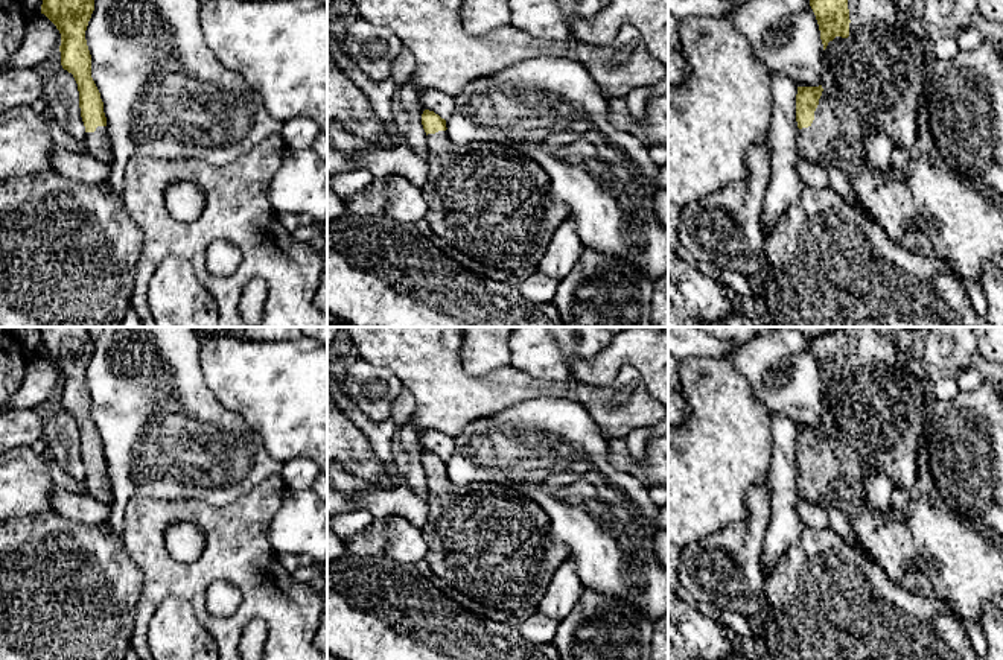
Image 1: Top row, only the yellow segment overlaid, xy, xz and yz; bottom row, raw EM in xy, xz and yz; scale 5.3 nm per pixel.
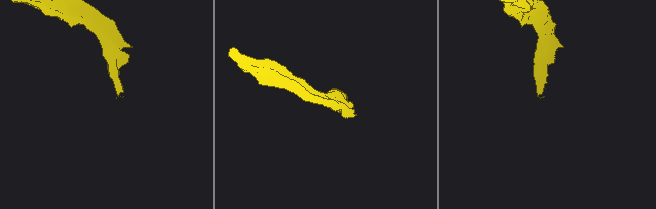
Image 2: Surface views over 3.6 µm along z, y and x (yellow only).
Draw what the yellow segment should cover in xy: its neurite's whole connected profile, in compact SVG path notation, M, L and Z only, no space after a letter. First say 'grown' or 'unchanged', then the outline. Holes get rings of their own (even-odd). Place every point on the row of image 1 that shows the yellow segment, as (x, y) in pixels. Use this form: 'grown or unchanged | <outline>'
grown | M43 0L41 5L41 14L61 33L61 65L73 75L78 84L88 154L100 163L111 166L114 154L107 134L103 102L91 78L91 55L85 40L85 30L93 11L94 0Z

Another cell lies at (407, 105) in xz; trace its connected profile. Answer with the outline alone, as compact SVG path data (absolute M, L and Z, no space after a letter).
M412 76L397 82L391 102L393 122L390 129L399 141L425 155L426 132L422 125L422 114L425 111L422 90Z

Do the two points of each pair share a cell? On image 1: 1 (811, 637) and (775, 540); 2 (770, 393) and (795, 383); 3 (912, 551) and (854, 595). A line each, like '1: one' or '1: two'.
1: two
2: one
3: two

